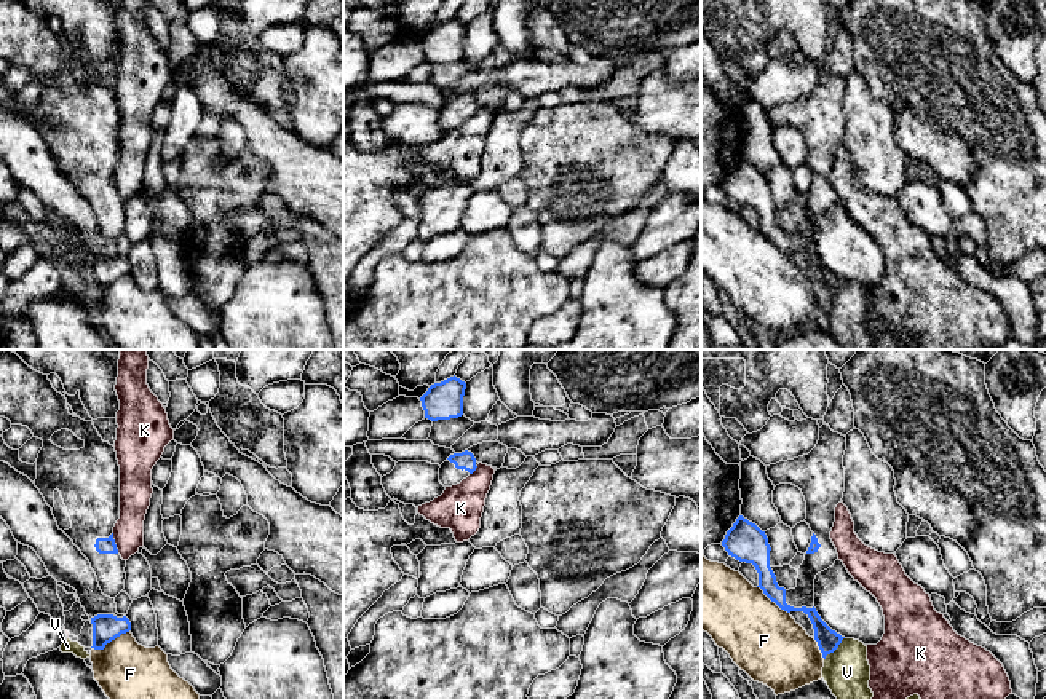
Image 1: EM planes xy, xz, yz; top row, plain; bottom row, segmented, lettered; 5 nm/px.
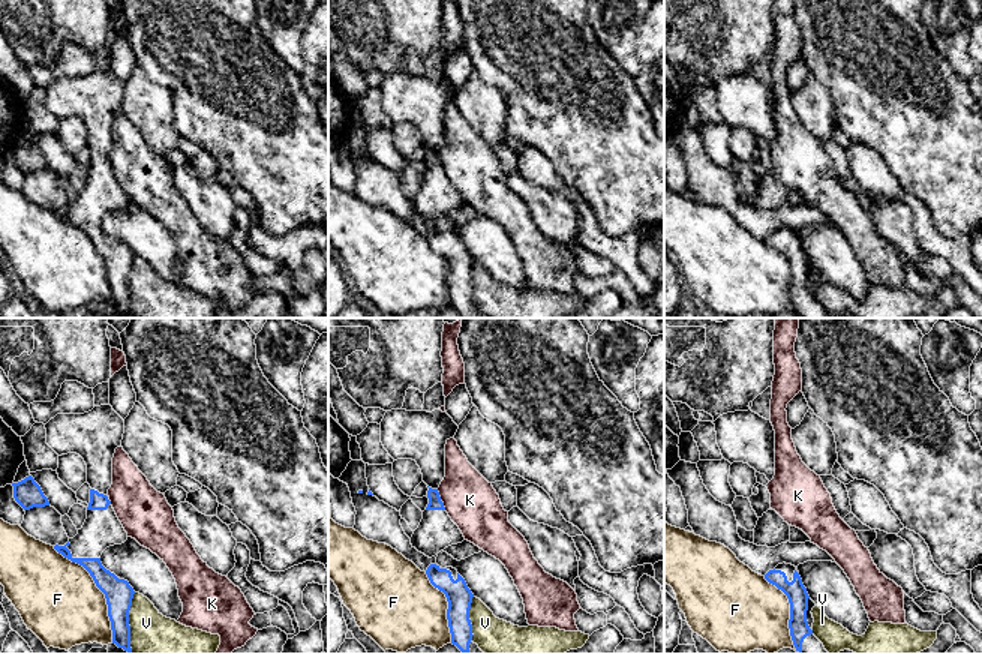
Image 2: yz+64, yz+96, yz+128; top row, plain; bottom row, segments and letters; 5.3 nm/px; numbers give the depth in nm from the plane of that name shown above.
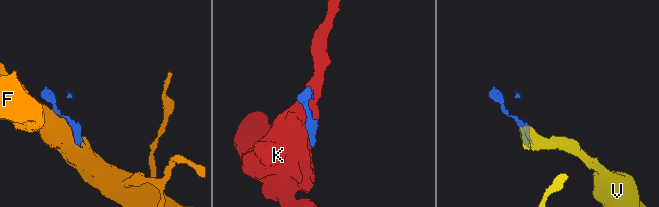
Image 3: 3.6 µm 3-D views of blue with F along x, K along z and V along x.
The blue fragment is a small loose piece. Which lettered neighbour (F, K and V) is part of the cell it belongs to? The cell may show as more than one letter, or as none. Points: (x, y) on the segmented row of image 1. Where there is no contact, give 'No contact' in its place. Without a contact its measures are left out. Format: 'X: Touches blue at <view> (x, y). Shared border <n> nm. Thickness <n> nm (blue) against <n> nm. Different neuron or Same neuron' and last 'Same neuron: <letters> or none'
F: Touches blue at xy (110, 640). Shared border 200 nm. Thickness 140 nm (blue) against 300 nm. Different neuron
K: Touches blue at xy (114, 543). Shared border 110 nm. Thickness 80 nm (blue) against 160 nm. Different neuron
V: Touches blue at yz (834, 650). Shared border 160 nm. Thickness 110 nm (blue) against 240 nm. Different neuron
Same neuron: none

